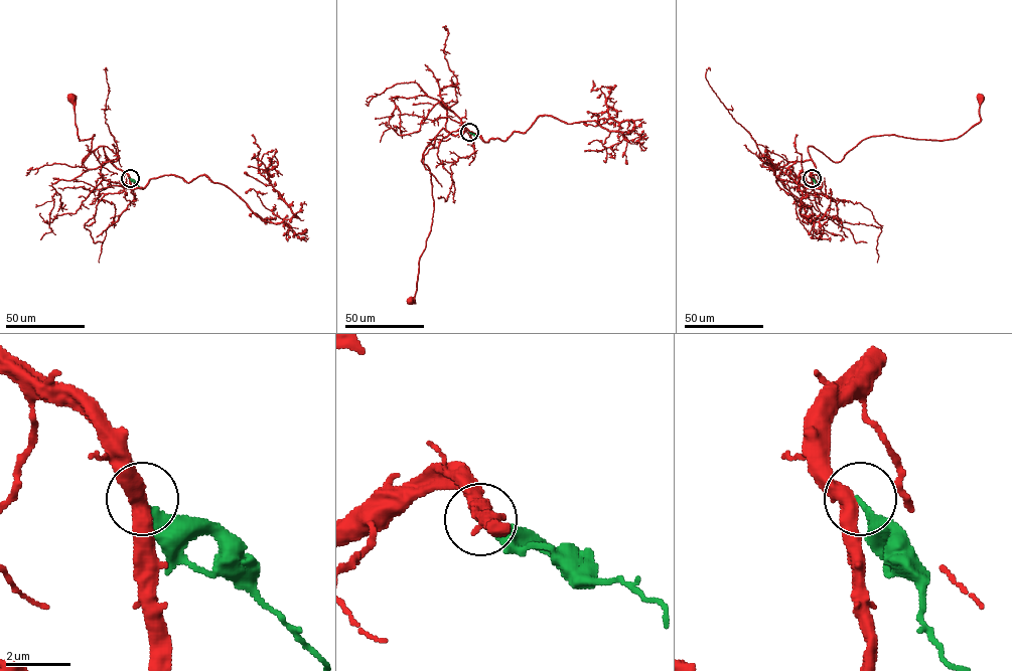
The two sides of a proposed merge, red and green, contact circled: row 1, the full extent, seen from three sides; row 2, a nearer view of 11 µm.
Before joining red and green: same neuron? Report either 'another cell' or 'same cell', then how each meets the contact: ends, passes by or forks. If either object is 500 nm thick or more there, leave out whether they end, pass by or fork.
another cell; red passes by; green ends there

